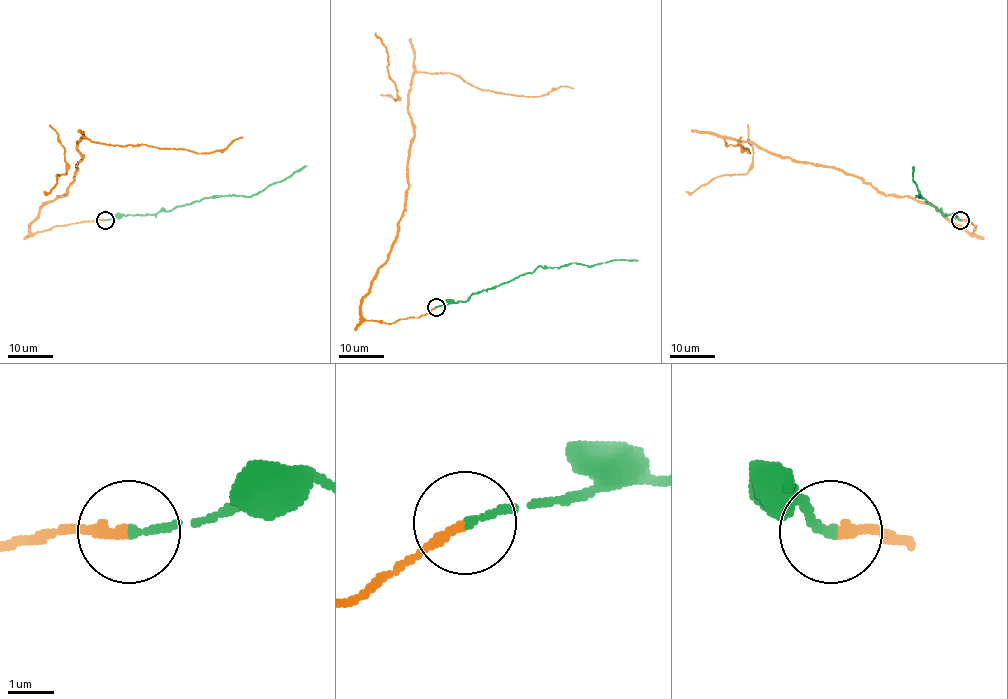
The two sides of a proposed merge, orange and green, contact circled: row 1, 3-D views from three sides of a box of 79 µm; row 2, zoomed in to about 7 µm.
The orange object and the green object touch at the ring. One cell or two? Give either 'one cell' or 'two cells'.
one cell

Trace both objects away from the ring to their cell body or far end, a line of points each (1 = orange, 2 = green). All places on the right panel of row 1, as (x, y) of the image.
1: (960, 220), (974, 232), (929, 203), (884, 195), (841, 171), (748, 141), (726, 145), (749, 154), (741, 137)
2: (960, 220), (954, 214), (943, 214), (921, 195), (915, 196), (919, 194), (913, 181), (913, 166)

